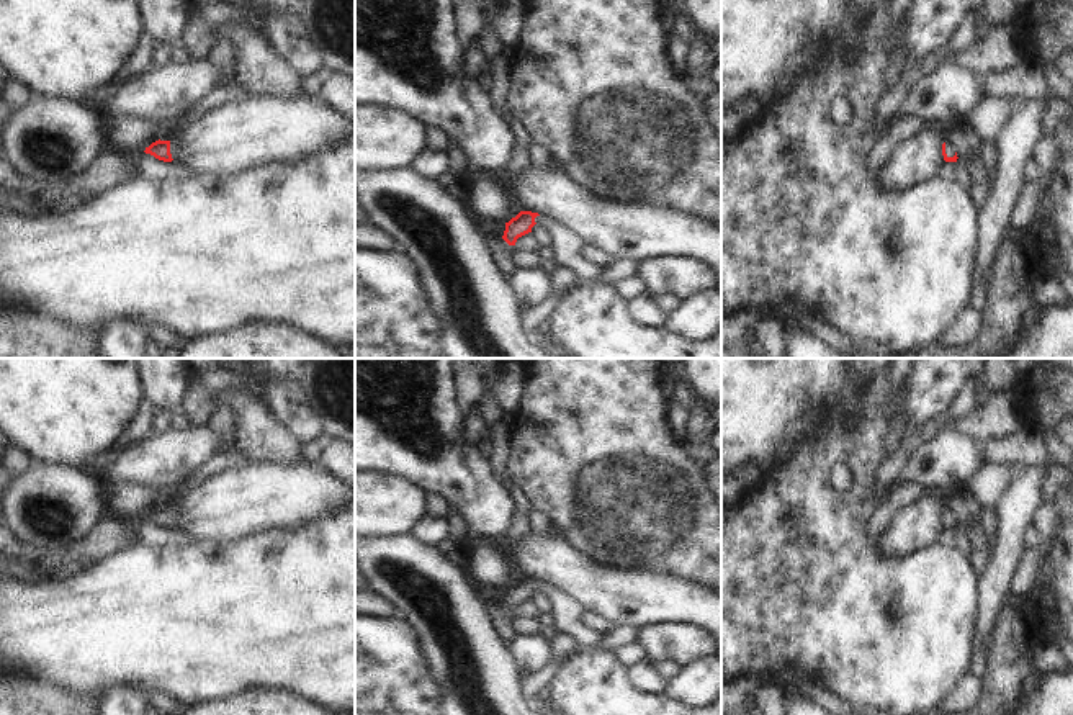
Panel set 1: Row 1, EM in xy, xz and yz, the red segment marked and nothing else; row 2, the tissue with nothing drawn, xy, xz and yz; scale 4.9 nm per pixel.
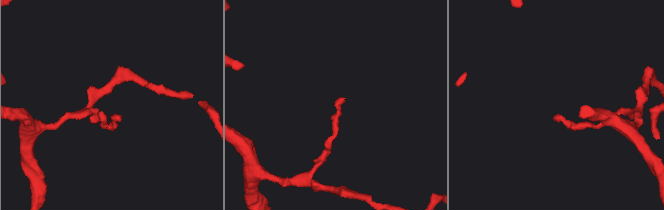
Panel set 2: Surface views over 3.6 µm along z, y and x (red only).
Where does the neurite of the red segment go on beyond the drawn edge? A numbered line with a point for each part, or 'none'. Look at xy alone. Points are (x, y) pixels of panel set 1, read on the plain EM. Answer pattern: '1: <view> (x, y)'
1: xy (175, 512)

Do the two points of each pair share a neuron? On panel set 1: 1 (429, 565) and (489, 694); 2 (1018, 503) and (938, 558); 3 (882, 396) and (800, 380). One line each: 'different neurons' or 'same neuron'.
1: same neuron
2: different neurons
3: different neurons

